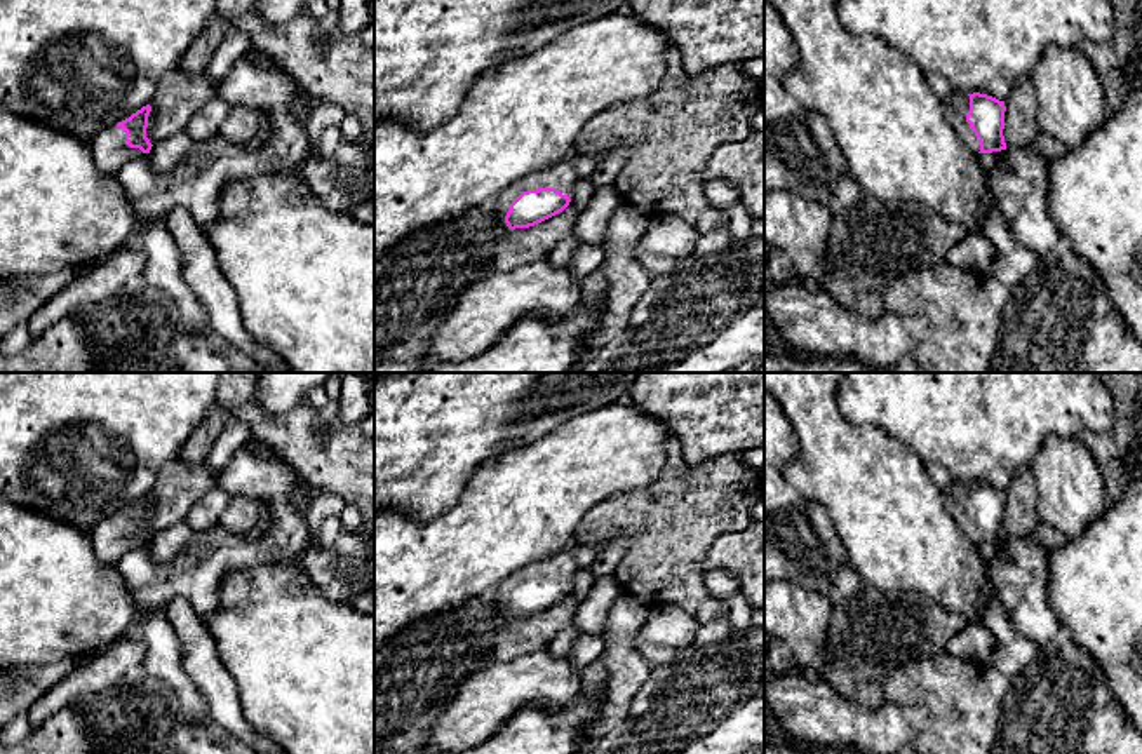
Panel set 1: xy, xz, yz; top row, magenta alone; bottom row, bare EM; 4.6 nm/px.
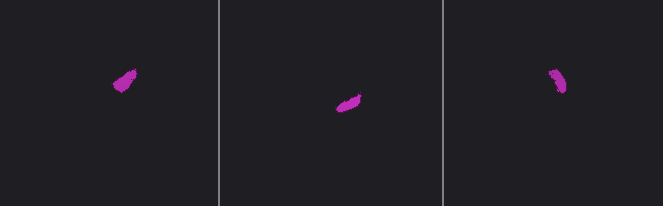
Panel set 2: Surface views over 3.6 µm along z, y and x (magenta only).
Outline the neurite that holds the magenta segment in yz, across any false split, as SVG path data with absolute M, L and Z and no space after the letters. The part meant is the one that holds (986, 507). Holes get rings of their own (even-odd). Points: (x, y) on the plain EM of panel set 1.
M954 479L942 489L942 496L947 512L975 543L1006 540L1003 526L1004 491L980 482L966 484Z

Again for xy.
M146 495L115 517L97 522L92 531L96 557L103 564L117 564L129 550L150 543L151 533L146 528L148 505Z

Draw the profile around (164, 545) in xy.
M183 521L164 531L158 531L150 540L151 559L158 564L171 562L190 542L193 529Z

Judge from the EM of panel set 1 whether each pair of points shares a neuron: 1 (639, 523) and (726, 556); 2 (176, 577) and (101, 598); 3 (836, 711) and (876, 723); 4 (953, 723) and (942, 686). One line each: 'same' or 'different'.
1: different
2: different
3: same
4: same

